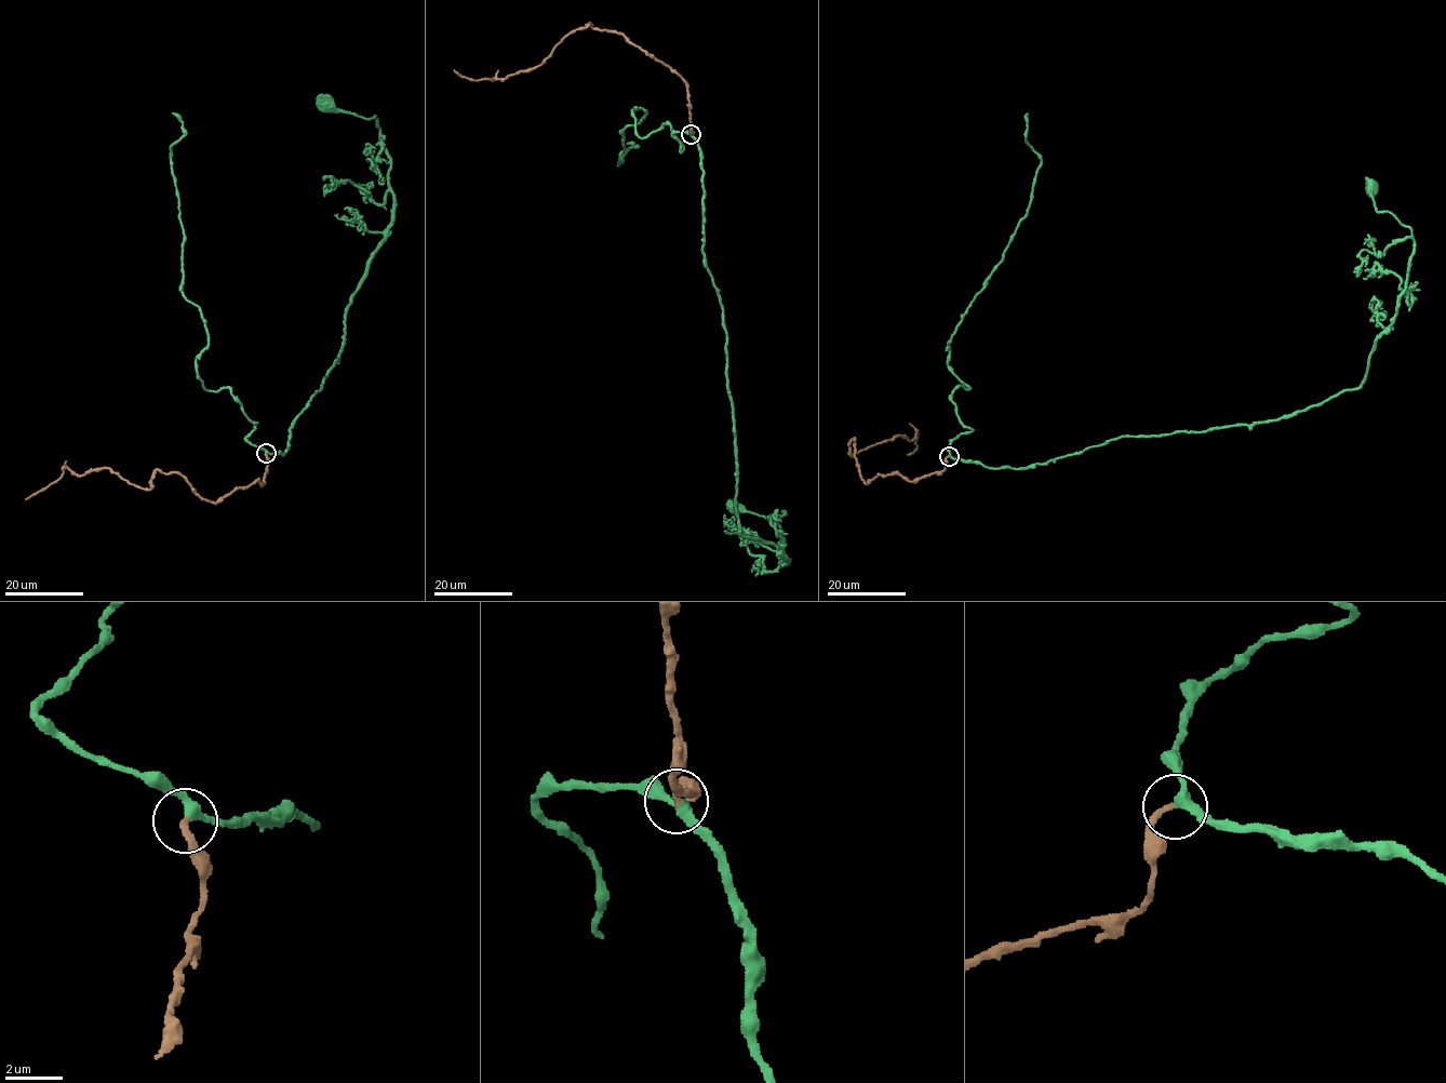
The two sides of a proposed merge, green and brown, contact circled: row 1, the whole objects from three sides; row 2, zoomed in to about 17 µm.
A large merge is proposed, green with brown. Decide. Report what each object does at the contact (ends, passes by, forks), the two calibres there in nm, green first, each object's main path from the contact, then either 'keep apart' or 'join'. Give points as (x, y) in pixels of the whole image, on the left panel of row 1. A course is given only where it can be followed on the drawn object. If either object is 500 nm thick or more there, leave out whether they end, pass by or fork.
green passes by; brown ends; calibres 300 and 240 nm; course green (266, 454), (283, 455), (293, 424), (337, 359), (346, 310), (391, 223), (390, 156), (375, 117), (325, 105); course brown (266, 454), (263, 485), (214, 503), (175, 472), (156, 469), (144, 490), (108, 468), (66, 468), (25, 499); join

